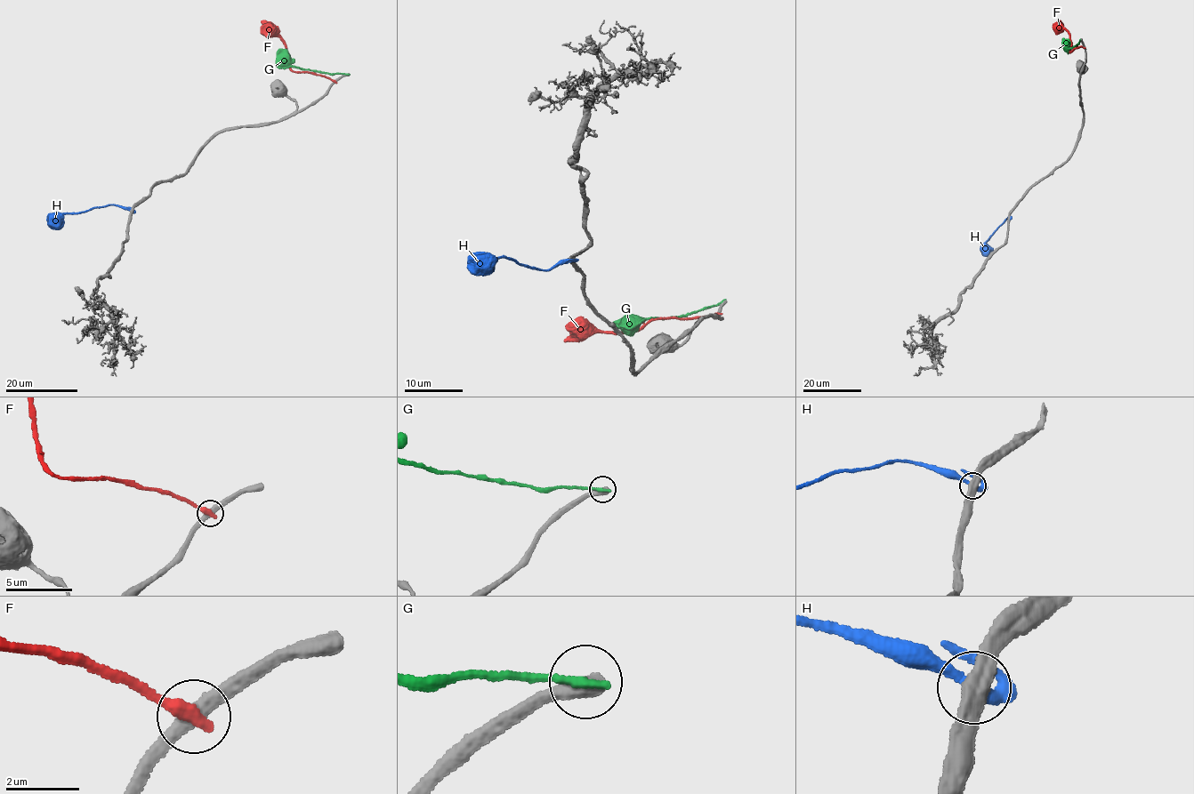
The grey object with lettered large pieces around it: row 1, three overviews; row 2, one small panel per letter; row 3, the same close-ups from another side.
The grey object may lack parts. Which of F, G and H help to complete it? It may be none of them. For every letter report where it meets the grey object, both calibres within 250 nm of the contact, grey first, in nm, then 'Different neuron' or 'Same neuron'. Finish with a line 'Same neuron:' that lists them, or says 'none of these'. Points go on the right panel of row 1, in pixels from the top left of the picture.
F: Touches grey at (1084, 47). Thickness 360 nm (grey) against 400 nm. Different neuron
G: Touches grey at (1080, 39). Thickness 500 nm (grey) against 280 nm. Different neuron
H: Touches grey at (1009, 219). Thickness 440 nm (grey) against 300 nm. Different neuron
Same neuron: none of these

